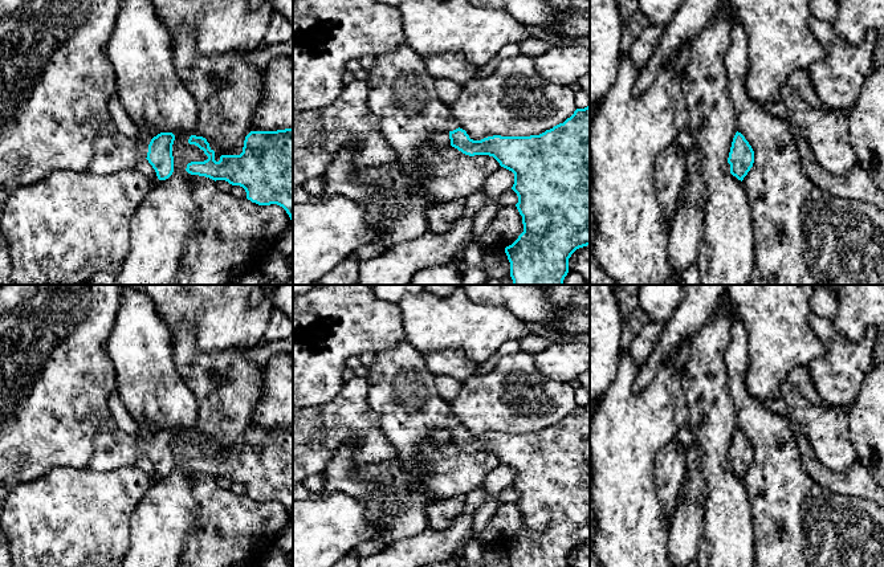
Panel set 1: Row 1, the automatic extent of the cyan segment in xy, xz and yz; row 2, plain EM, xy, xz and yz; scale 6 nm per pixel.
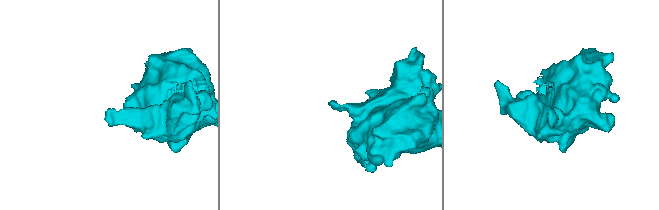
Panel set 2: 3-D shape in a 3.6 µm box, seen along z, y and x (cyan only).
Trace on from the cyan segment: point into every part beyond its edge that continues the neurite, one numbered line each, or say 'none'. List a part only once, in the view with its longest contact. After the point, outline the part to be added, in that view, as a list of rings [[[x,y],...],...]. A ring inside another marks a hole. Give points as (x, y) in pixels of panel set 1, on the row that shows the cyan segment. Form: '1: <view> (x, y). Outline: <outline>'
1: xy (113, 151). Outline: [[[115,130],[101,132],[94,142],[94,155],[89,172],[111,175],[135,168],[140,159],[146,159],[148,146],[139,139],[131,139]]]

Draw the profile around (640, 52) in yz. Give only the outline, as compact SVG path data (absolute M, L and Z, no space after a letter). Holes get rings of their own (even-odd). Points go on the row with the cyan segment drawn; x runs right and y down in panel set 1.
M649 25L631 45L628 56L637 68L644 68L653 56L664 33L664 26Z

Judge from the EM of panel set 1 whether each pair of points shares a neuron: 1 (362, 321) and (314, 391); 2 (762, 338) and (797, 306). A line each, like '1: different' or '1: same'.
1: same
2: same

